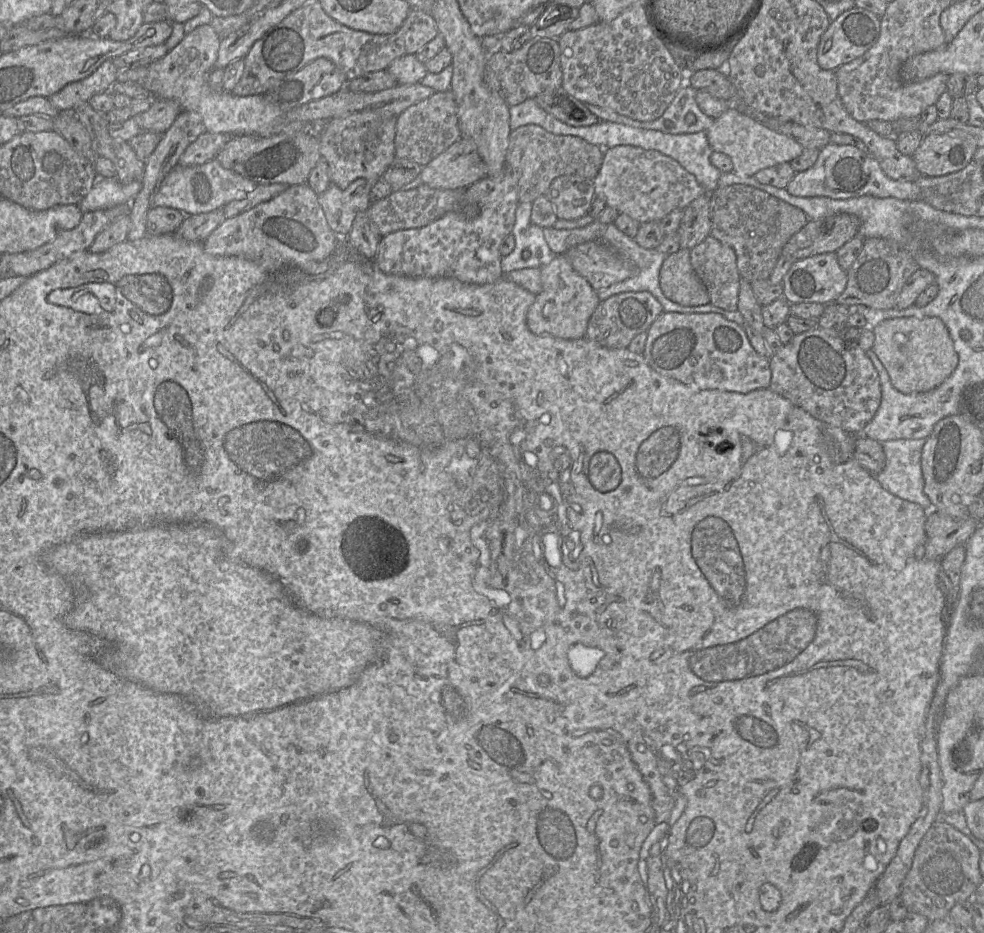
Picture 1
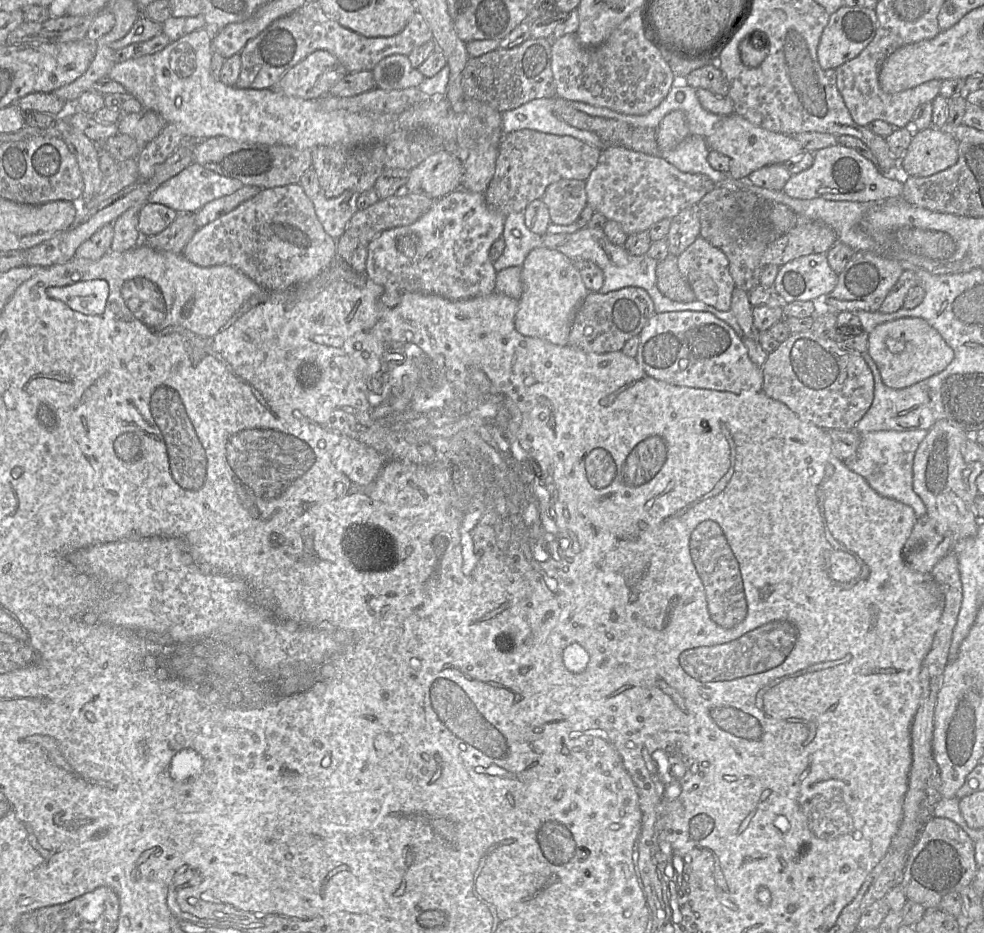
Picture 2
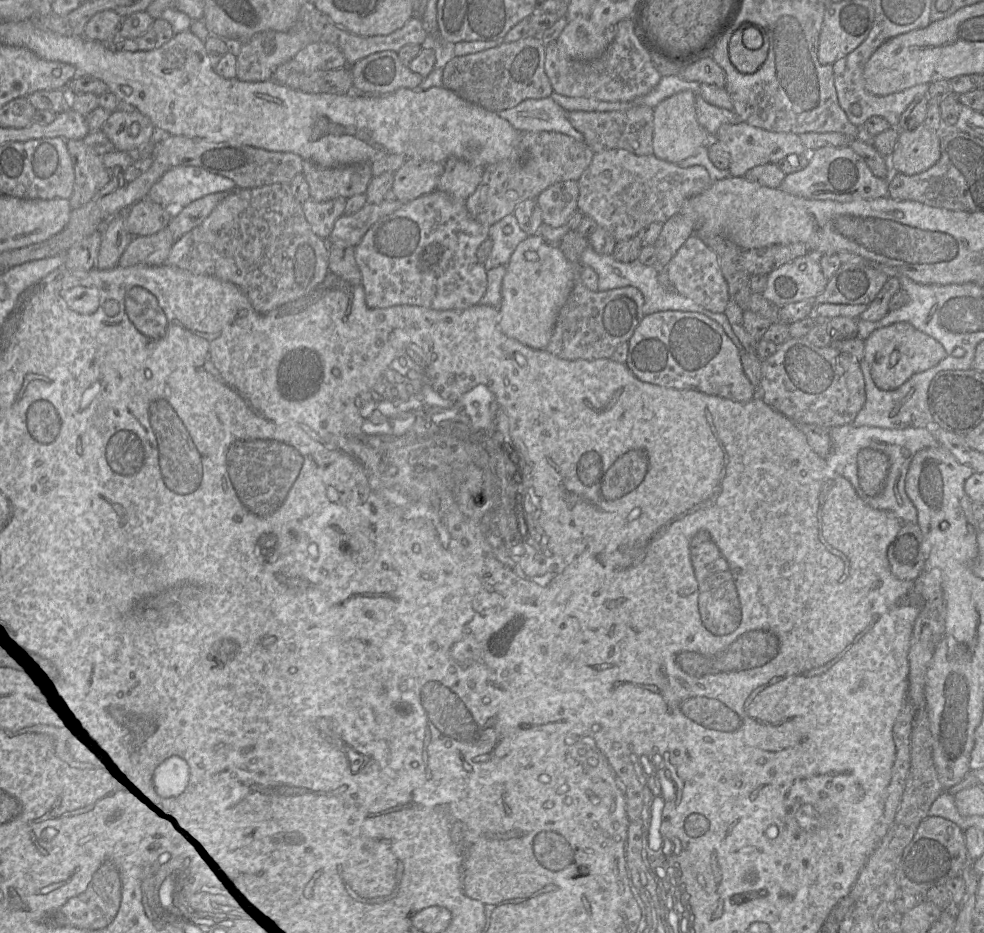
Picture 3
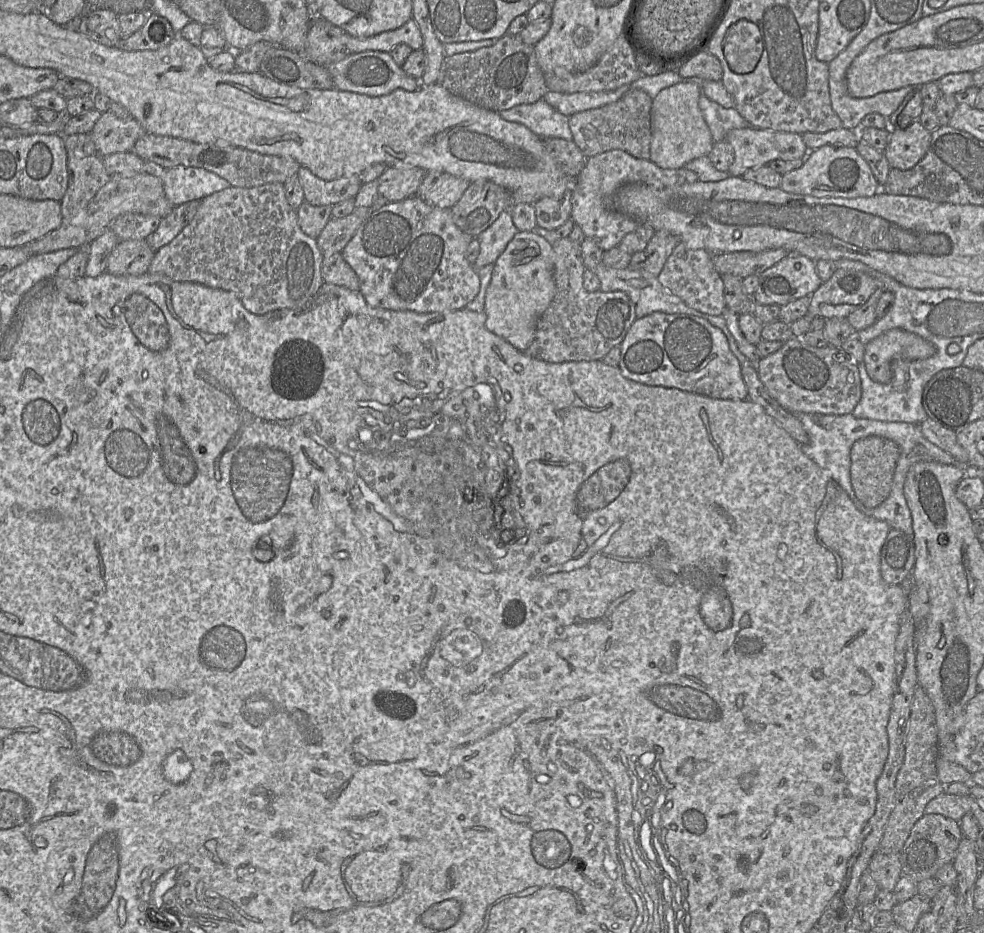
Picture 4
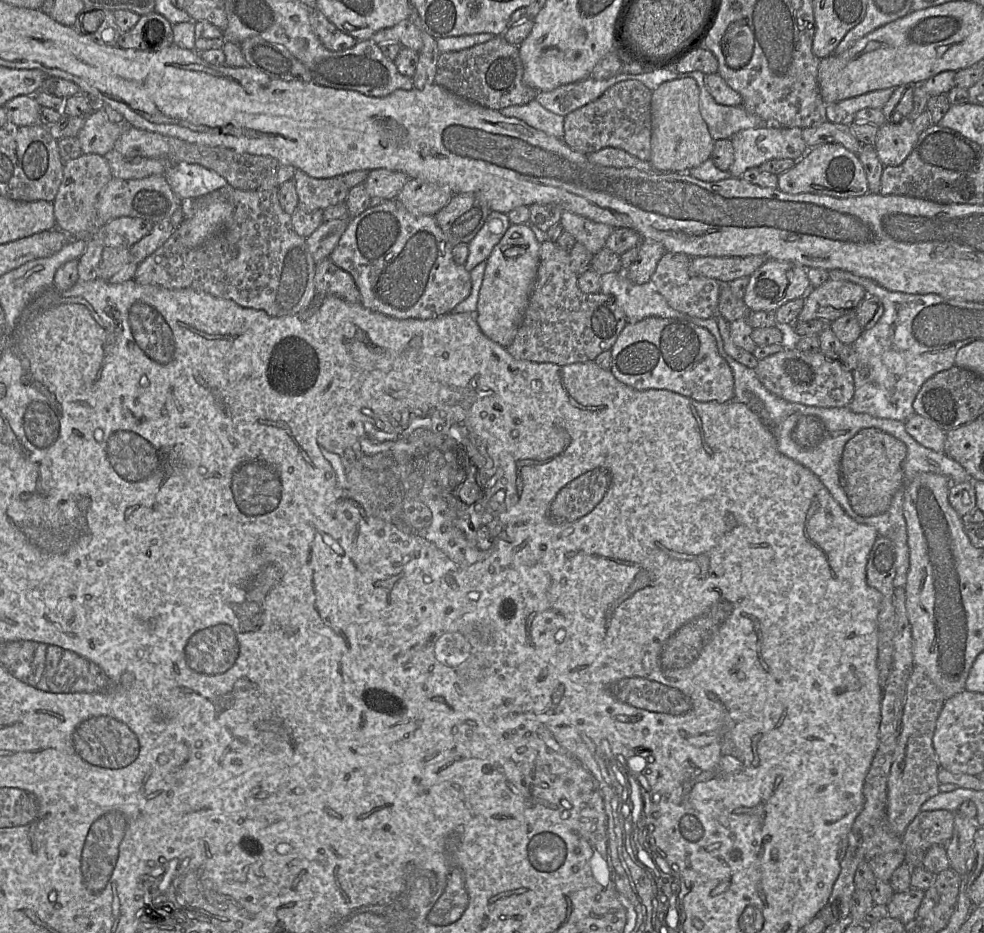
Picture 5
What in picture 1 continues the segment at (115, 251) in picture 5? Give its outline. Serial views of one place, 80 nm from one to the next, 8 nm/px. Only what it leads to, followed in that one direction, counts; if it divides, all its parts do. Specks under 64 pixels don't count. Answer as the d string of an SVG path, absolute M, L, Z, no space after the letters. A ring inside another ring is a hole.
M222 209L186 216L174 234L189 242L203 242L226 219Z

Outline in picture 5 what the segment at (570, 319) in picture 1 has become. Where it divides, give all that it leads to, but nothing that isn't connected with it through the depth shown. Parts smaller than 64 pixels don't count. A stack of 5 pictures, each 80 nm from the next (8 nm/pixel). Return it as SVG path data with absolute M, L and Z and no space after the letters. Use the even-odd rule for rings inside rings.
M511 224L486 260L474 315L481 332L504 348L513 342L523 320L537 276L540 246L527 224Z

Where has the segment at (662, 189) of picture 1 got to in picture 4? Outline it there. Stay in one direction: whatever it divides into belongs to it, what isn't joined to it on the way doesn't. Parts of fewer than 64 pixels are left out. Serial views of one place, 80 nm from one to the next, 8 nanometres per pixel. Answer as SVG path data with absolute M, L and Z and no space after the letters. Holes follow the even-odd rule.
M613 149L588 157L585 165L574 181L572 209L570 218L578 225L585 237L591 238L602 250L618 246L625 235L639 227L633 218L620 213L614 208L613 195L622 185L644 183L663 189L698 181L695 172L686 168L663 169L649 159L639 159L629 153Z

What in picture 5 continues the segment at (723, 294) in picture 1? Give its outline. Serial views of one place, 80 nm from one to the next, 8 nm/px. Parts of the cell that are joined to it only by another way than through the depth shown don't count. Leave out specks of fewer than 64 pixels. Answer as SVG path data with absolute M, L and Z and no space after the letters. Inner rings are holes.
M666 252L658 262L650 280L655 284L658 292L666 299L671 308L691 318L709 319L715 317L718 312L719 296L723 284L713 278L691 275L689 265L692 258L695 257L683 253Z

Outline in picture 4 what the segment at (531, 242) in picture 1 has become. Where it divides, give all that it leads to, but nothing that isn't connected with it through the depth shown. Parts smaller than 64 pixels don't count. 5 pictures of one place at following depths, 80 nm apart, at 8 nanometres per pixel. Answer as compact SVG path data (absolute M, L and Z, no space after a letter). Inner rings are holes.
M503 211L486 230L474 238L480 245L479 255L473 263L474 268L478 270L494 264L517 232L510 211Z

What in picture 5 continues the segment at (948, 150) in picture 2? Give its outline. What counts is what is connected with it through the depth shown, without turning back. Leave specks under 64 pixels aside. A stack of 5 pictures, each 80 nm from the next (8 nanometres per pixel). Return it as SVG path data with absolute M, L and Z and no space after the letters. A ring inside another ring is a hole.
M913 121L885 123L878 128L873 148L884 166L898 166L910 154L918 135Z

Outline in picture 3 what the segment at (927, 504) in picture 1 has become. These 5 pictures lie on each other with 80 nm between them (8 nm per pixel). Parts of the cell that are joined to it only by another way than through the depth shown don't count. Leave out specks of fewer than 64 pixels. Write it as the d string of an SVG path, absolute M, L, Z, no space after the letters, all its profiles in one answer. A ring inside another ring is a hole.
M853 424L828 429L831 449L825 460L836 473L850 481L858 495L872 508L894 513L903 524L917 523L917 510L905 491L906 475L915 454L925 448L938 446L938 441L927 428L889 429L873 426L856 427ZM863 448L878 450L889 458L890 466L883 491L869 497L862 493L857 475L857 454Z

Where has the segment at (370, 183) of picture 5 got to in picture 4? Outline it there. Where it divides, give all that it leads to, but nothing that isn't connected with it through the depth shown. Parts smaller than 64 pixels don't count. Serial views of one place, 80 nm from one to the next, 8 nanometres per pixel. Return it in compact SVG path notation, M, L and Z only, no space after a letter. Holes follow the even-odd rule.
M389 167L378 178L379 197L396 202L415 196L426 174L418 167Z

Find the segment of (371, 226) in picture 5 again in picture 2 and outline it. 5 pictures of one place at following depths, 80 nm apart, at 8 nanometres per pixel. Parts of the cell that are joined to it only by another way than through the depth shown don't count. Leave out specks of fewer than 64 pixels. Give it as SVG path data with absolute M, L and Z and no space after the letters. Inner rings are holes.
M461 188L457 189L434 200L431 208L416 222L407 226L399 226L385 230L371 240L368 243L368 255L364 274L373 282L383 287L384 292L381 296L381 302L388 307L396 306L405 293L434 294L453 301L488 295L495 290L495 280L497 275L497 271L494 268L489 253L492 244L502 236L506 217L507 216L493 212L488 208L483 192L471 192Z

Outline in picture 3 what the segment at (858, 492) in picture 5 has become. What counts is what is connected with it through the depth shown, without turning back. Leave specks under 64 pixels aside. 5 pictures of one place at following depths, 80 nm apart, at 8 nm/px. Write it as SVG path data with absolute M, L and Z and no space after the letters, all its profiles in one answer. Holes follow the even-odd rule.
M863 448L857 454L857 475L862 493L869 497L880 494L886 483L890 462L887 455Z

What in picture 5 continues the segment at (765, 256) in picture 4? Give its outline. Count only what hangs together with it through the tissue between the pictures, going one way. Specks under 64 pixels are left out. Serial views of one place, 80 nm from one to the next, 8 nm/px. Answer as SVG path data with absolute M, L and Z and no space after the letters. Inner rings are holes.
M699 256L691 259L689 271L691 275L713 278L722 284L728 284L735 279L749 277L768 260L765 256Z

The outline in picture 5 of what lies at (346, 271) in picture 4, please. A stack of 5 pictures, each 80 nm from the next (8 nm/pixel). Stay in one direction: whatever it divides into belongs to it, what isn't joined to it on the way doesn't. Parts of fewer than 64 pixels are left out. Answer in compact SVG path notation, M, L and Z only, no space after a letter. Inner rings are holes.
M329 257L316 263L314 283L318 295L334 295L349 303L361 301L353 277L336 266Z

